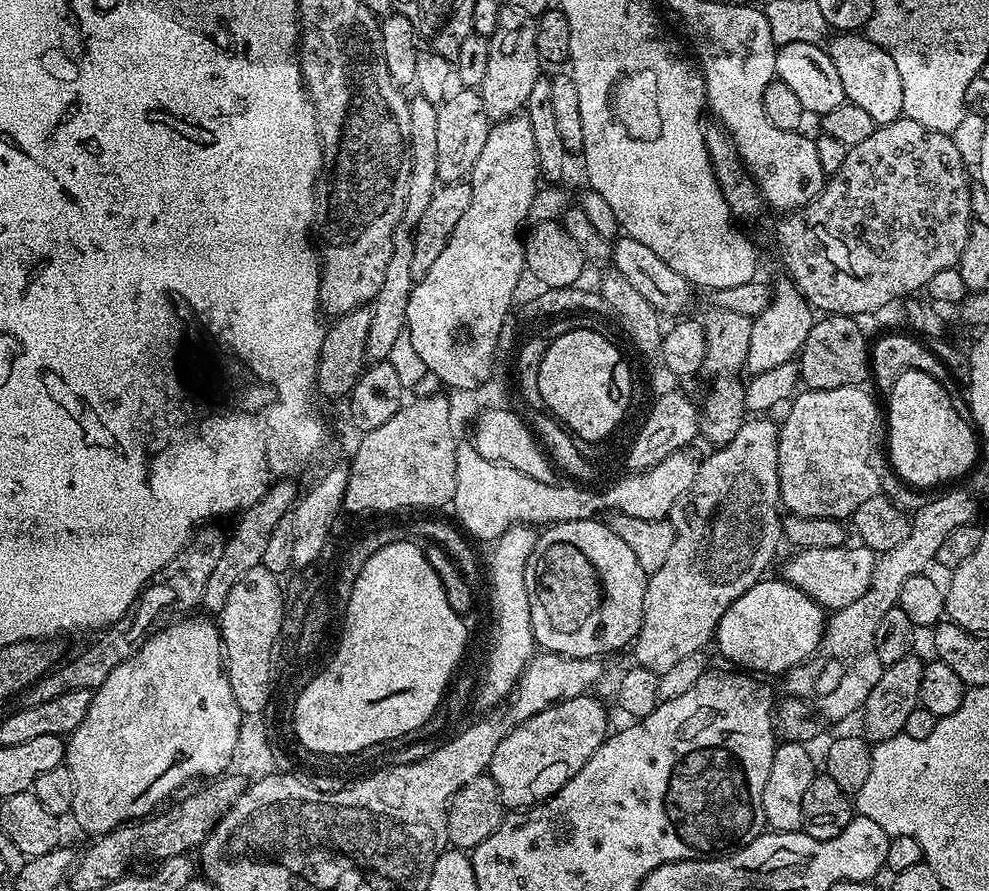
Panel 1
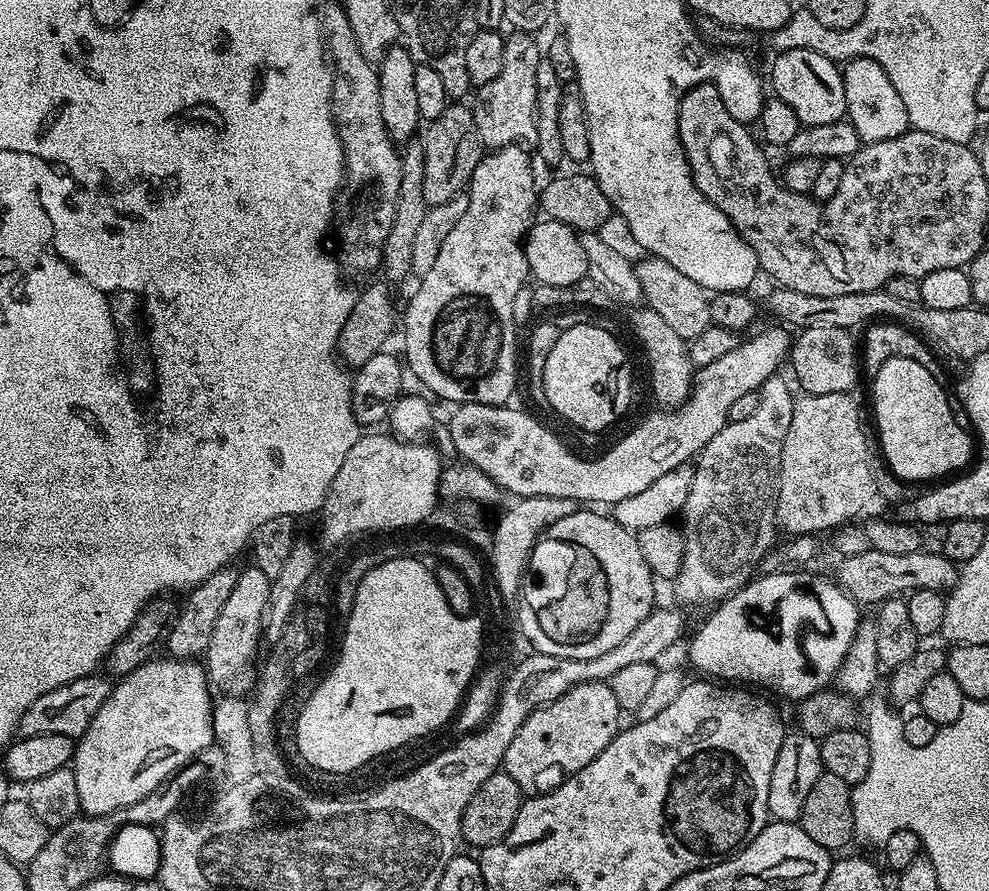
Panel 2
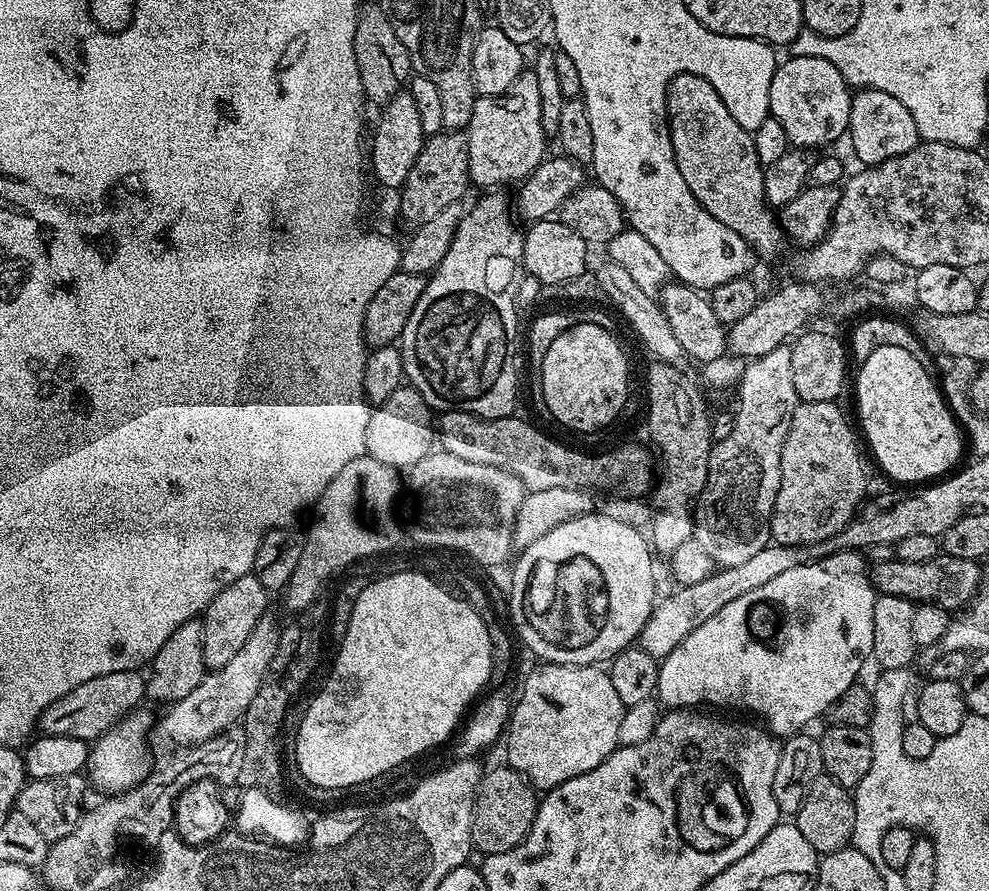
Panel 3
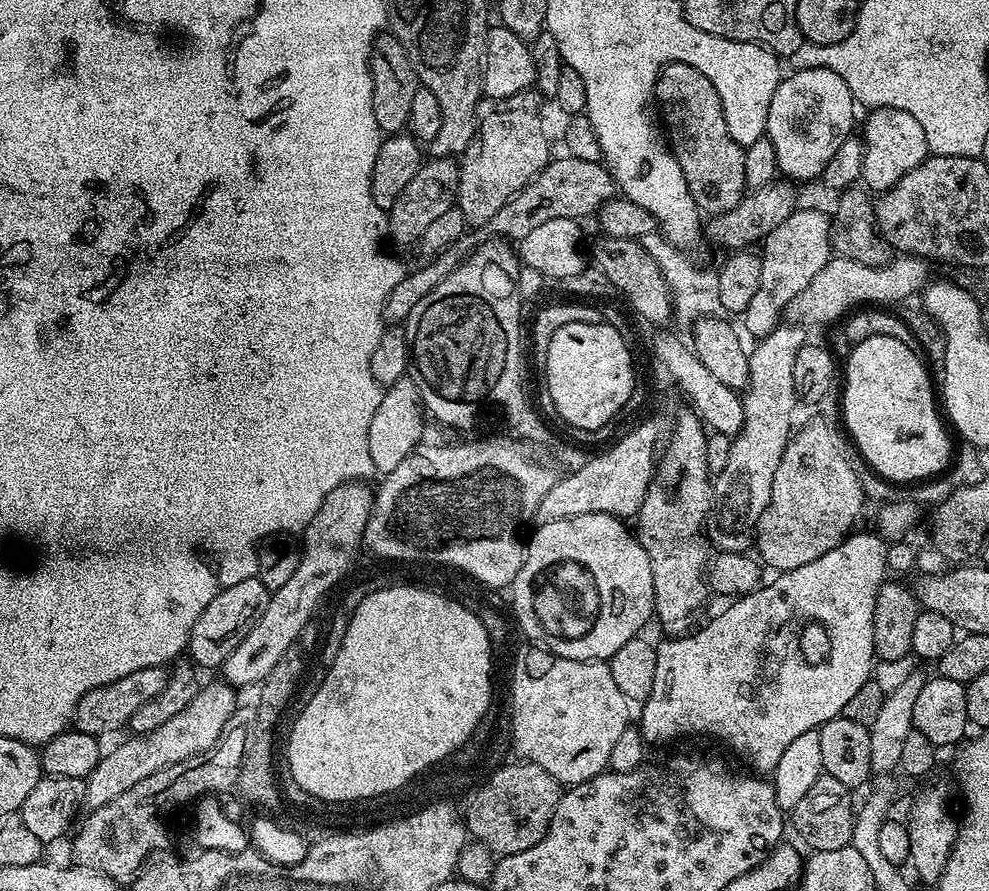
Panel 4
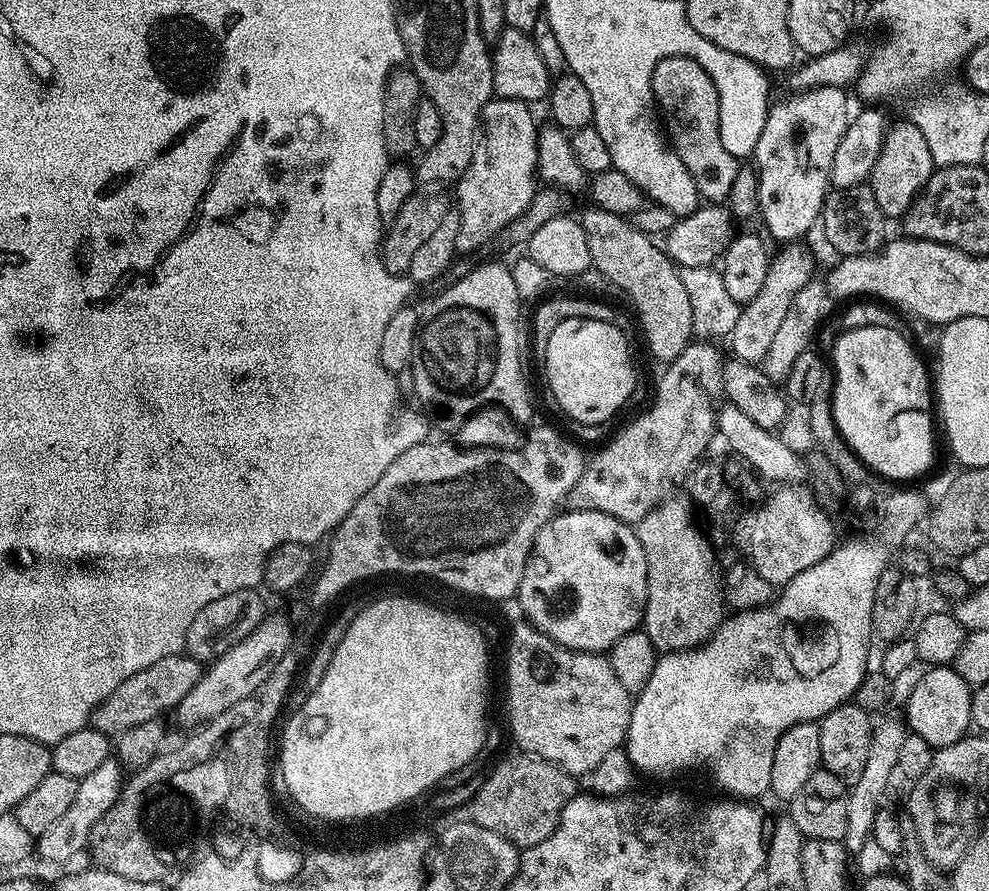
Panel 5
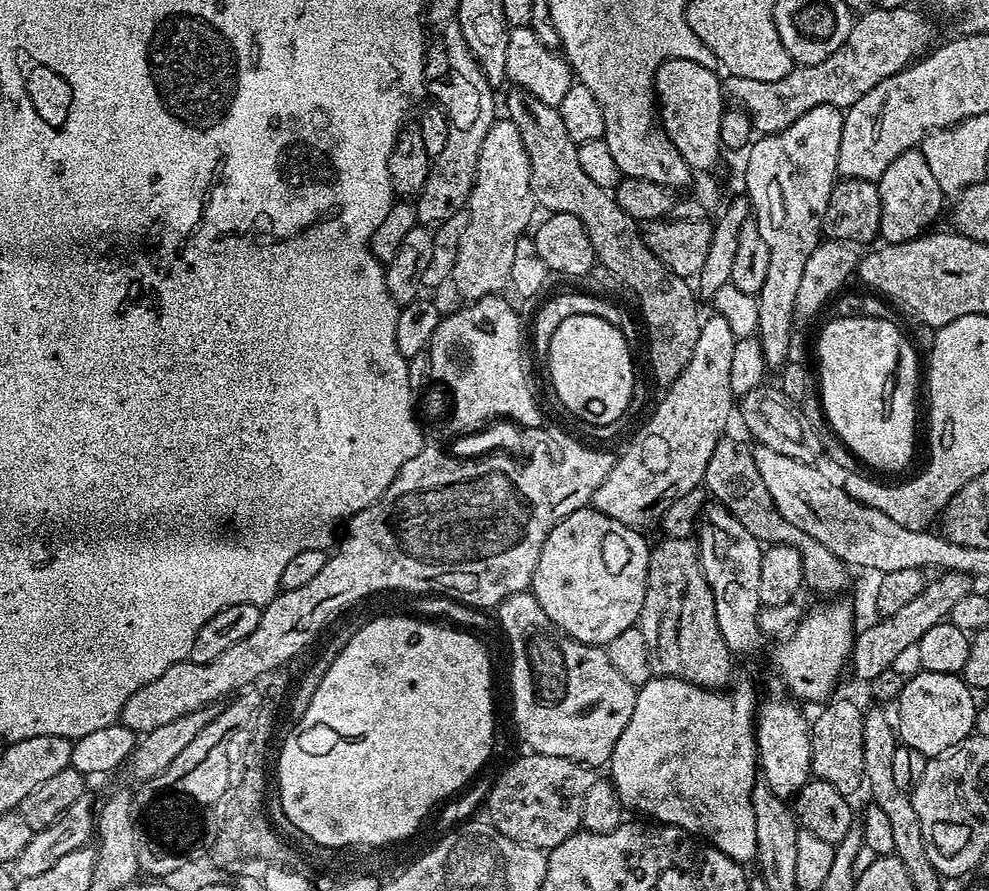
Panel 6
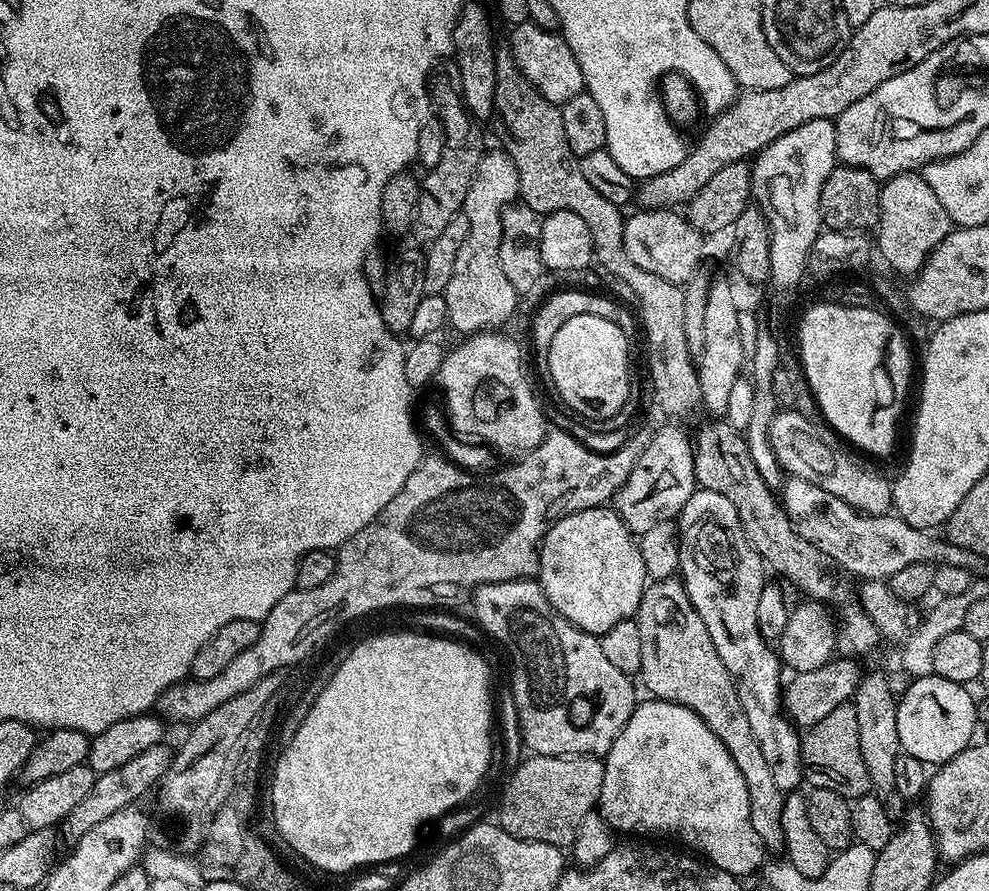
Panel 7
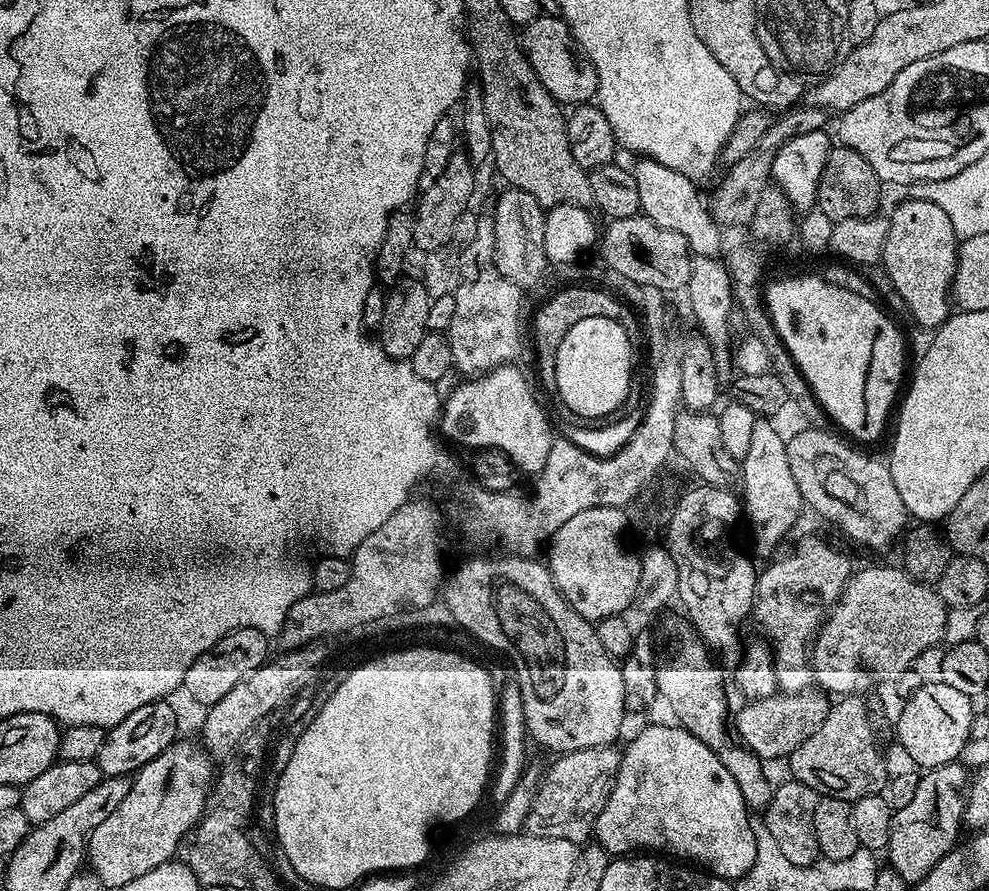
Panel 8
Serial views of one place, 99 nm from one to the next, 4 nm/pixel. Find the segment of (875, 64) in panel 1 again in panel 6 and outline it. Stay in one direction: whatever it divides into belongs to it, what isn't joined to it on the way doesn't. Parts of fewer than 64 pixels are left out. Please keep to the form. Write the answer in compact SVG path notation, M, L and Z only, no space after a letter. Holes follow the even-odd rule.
M919 147L898 154L898 158L894 158L894 162L890 162L890 166L886 166L886 170L881 174L878 187L880 189L880 201L882 202L879 239L884 244L901 244L925 235L935 225L932 223L939 218L940 211L944 208L946 194L942 190L942 186L938 186L934 173L930 171L930 166L926 166L926 158L920 152Z

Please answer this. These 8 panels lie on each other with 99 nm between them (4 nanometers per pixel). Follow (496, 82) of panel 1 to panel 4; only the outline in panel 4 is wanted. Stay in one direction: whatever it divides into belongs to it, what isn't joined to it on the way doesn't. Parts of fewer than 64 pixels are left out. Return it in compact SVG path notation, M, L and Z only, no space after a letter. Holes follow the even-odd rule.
M529 90L495 102L481 102L477 106L476 136L462 153L458 164L460 181L456 204L464 216L465 225L475 229L490 222L490 218L522 191L550 161L540 103L541 97Z

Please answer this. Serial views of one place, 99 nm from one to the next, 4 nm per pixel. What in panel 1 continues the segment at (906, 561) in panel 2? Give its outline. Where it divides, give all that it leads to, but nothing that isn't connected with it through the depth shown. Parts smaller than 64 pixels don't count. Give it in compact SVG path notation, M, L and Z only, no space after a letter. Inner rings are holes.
M843 546L838 548L802 548L793 551L793 556L784 564L783 579L805 592L815 604L825 610L835 610L858 602L872 581L877 553L863 546Z

